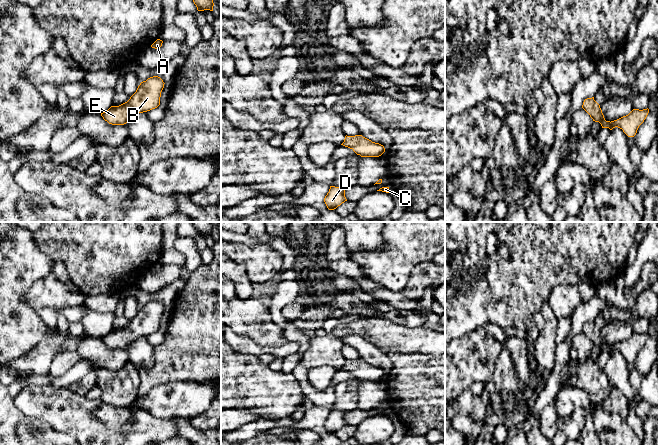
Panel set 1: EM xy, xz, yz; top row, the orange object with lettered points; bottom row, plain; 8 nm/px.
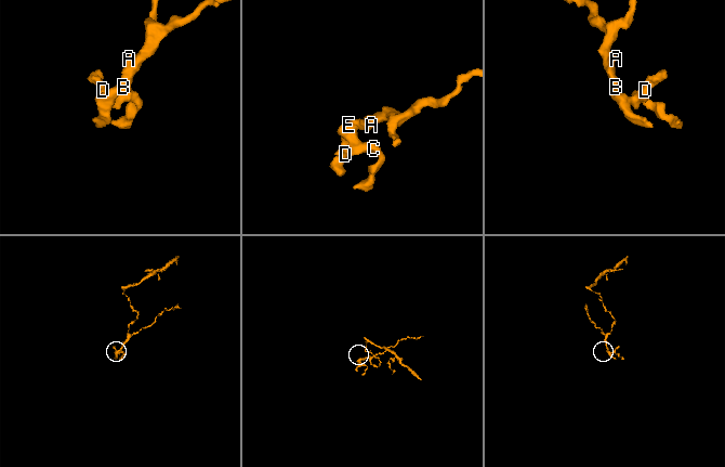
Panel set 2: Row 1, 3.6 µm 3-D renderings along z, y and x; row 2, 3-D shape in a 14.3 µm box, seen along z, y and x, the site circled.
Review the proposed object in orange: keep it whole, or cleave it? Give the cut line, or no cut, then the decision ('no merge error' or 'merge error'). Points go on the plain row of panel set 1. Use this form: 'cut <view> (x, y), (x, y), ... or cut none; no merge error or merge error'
cut none; no merge error

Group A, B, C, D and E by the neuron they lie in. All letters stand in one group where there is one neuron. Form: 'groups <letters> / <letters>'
groups A B C D E

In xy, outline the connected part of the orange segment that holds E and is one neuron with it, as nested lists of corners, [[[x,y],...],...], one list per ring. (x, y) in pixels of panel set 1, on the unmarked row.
[[[158,300],[148,302],[140,307],[127,326],[119,330],[111,330],[107,335],[101,337],[101,340],[112,349],[124,349],[130,346],[139,337],[150,335],[160,329],[164,308]]]

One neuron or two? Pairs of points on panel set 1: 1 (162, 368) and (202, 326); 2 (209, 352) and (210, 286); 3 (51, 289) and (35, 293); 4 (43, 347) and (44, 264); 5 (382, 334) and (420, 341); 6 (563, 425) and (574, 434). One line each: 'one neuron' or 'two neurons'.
1: one neuron
2: one neuron
3: one neuron
4: two neurons
5: one neuron
6: one neuron

